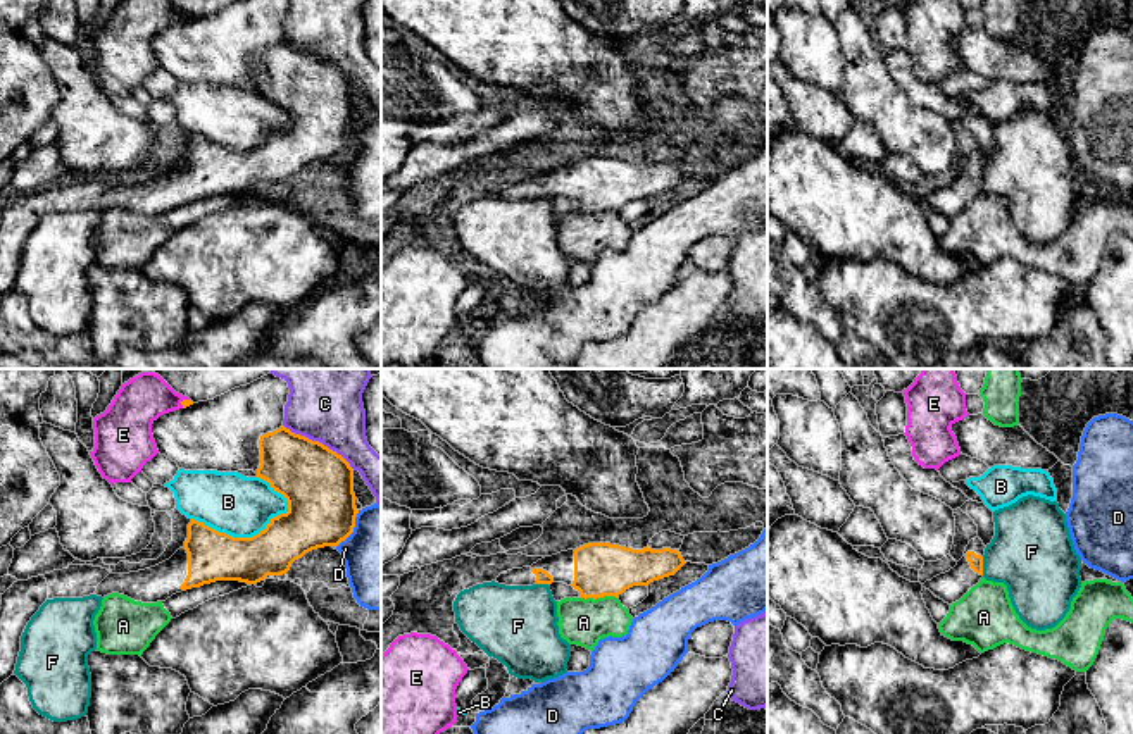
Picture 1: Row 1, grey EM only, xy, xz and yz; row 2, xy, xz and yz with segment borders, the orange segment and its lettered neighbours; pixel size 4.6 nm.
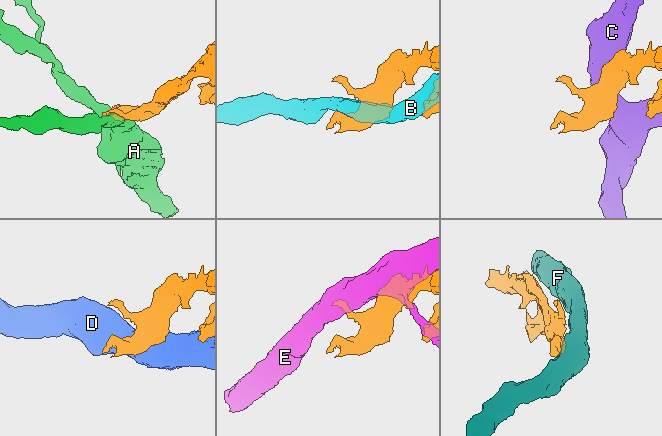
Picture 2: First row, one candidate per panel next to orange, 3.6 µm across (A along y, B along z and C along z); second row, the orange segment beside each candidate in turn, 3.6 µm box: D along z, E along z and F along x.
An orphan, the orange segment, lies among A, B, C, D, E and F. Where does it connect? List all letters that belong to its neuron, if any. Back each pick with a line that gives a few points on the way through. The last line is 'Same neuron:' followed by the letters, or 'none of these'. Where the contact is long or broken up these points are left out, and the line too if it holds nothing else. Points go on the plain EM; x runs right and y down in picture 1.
Same neuron: none of these

